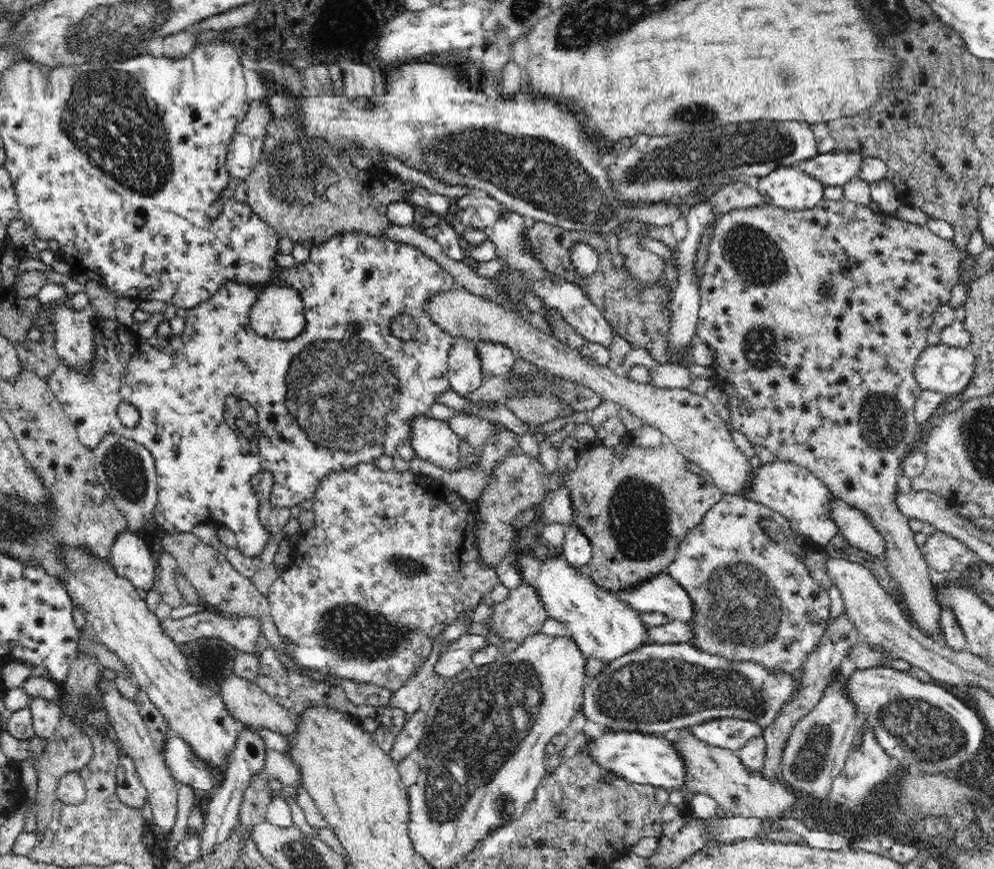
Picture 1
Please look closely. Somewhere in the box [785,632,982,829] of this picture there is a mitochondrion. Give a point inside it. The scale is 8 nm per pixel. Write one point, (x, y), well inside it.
(930, 737)

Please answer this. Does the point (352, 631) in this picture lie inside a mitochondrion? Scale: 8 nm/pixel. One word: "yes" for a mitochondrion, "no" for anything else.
yes

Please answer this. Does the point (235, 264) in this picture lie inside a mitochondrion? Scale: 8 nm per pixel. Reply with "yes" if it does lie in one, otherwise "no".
no

